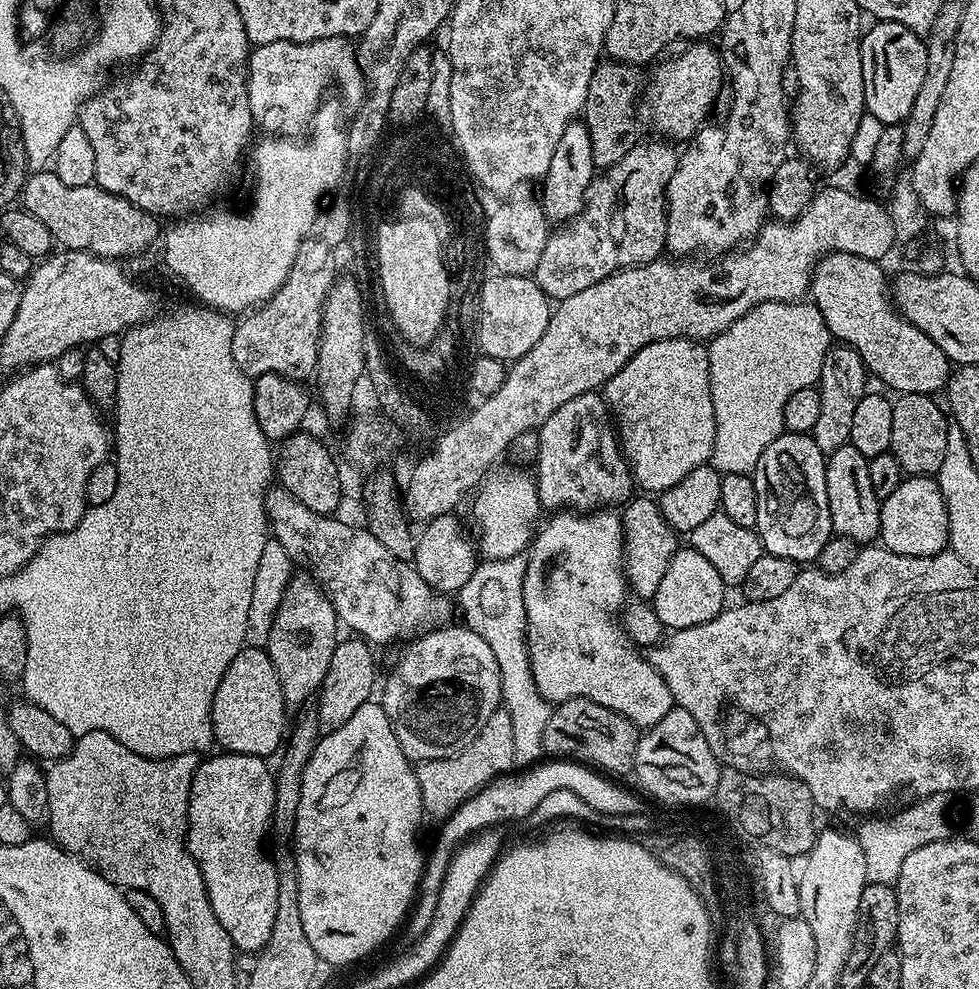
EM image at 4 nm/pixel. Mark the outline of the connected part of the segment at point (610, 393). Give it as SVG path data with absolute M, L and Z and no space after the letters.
M663 339L644 346L604 387L620 447L633 476L643 491L659 494L677 485L691 470L707 463L712 456L716 423L710 394L707 347L688 339Z

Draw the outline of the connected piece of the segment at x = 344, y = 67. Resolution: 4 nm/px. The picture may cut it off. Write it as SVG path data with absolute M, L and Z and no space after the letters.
M335 36L315 40L309 44L298 42L270 42L269 44L255 45L248 54L248 101L250 114L257 125L260 124L268 134L279 134L289 138L303 133L309 127L313 114L322 103L324 91L331 84L340 87L339 99L345 105L356 106L363 101L366 95L364 75L356 61L356 44L347 36Z

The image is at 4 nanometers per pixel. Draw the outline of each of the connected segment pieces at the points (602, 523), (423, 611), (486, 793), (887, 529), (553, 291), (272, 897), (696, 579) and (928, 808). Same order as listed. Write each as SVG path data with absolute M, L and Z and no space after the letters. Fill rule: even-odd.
M560 510L549 516L552 517L548 521L546 521L547 519L543 521L542 527L535 533L530 545L532 556L527 557L528 565L524 579L524 601L526 602L526 618L528 619L526 639L528 641L528 658L532 661L531 680L536 684L536 689L541 696L553 705L574 698L586 698L590 702L598 702L598 706L606 706L610 710L622 714L631 724L641 730L653 728L655 724L662 722L662 718L666 718L666 714L670 714L670 710L674 707L674 701L670 694L670 686L666 686L662 674L658 674L658 670L654 670L647 655L633 644L631 637L621 627L621 621L618 619L616 604L623 605L626 600L624 595L629 595L630 592L624 575L624 521L621 513L616 510L597 510L595 512Z
M279 486L269 487L264 505L271 539L277 540L297 565L305 564L304 568L323 588L329 602L333 604L339 623L352 631L349 633L367 640L369 645L377 646L376 644L392 644L395 640L411 641L434 628L443 628L451 621L448 619L452 612L454 616L453 601L427 585L412 562L394 558L394 554L390 554L390 550L386 550L386 546L382 546L382 542L378 542L378 538L374 538L367 527L355 528L332 516L319 516L314 510L306 510L306 506L302 506L294 494Z
M556 758L552 764L537 763L527 770L517 771L515 774L505 774L492 783L487 784L476 796L470 797L465 804L458 806L454 814L439 825L434 838L444 838L444 844L438 845L438 870L442 878L446 878L447 867L451 858L462 844L474 837L484 829L495 829L504 826L507 820L527 821L531 813L537 809L538 802L551 794L554 790L570 790L578 794L587 805L600 812L601 817L630 815L635 812L643 813L644 804L628 788L623 788L623 783L601 774L595 768L589 768L587 764L573 762L567 758ZM517 775L517 776L516 776Z
M908 476L886 498L880 506L880 535L879 543L885 548L889 548L894 554L903 556L933 556L945 551L949 547L948 543L948 515L946 514L946 502L942 498L942 490L939 482L932 476Z
M660 138L653 144L637 142L623 158L593 179L584 209L549 235L536 263L534 279L549 298L556 302L565 300L623 268L661 259L668 217L664 195L678 159L677 149L671 147L675 148Z
M221 751L219 755L201 759L196 767L188 807L188 853L202 870L210 906L214 906L218 922L222 922L226 934L230 934L232 945L241 953L256 954L268 945L278 905L278 874L266 848L264 852L264 835L268 832L268 823L272 824L274 820L276 782L273 769L268 769L269 761L263 756L226 751Z
M680 546L677 547L674 558L670 558L670 567L652 596L650 605L657 612L665 629L689 628L702 622L710 622L719 612L724 611L724 592L726 585L718 570L714 570L714 566L710 566L710 562L706 562L706 558L698 554L698 550L690 546Z
M943 792L917 799L913 808L904 808L897 816L888 816L885 820L868 818L858 831L858 839L866 854L866 874L873 884L895 885L902 870L902 862L914 854L921 846L930 846L930 842L949 839L953 835L952 820L948 817L949 797Z

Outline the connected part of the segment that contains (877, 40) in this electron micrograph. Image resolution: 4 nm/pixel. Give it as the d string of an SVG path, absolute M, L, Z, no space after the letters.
M881 20L873 25L860 41L864 106L883 125L903 124L914 107L914 98L918 98L918 90L922 90L922 78L926 78L928 46L898 22Z

